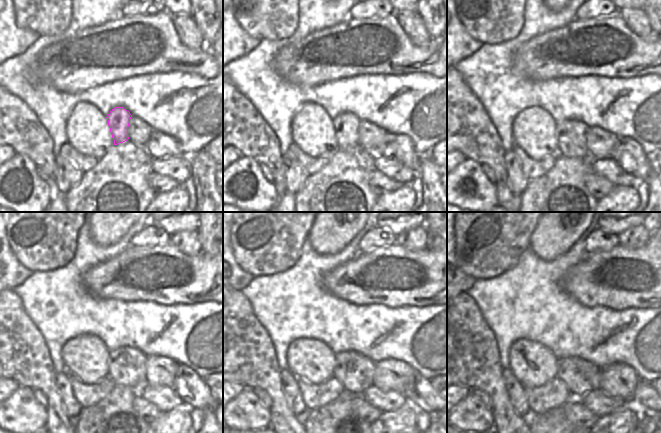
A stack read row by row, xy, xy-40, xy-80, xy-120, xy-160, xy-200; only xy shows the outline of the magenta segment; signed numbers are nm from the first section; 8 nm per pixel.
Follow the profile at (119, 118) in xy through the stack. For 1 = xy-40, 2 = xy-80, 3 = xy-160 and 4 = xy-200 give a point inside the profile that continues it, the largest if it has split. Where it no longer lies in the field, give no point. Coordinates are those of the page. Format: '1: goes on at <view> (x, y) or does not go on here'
1: goes on at xy-40 (346, 125)
2: goes on at xy-80 (572, 136)
3: goes on at xy-160 (355, 372)
4: goes on at xy-200 (580, 376)

